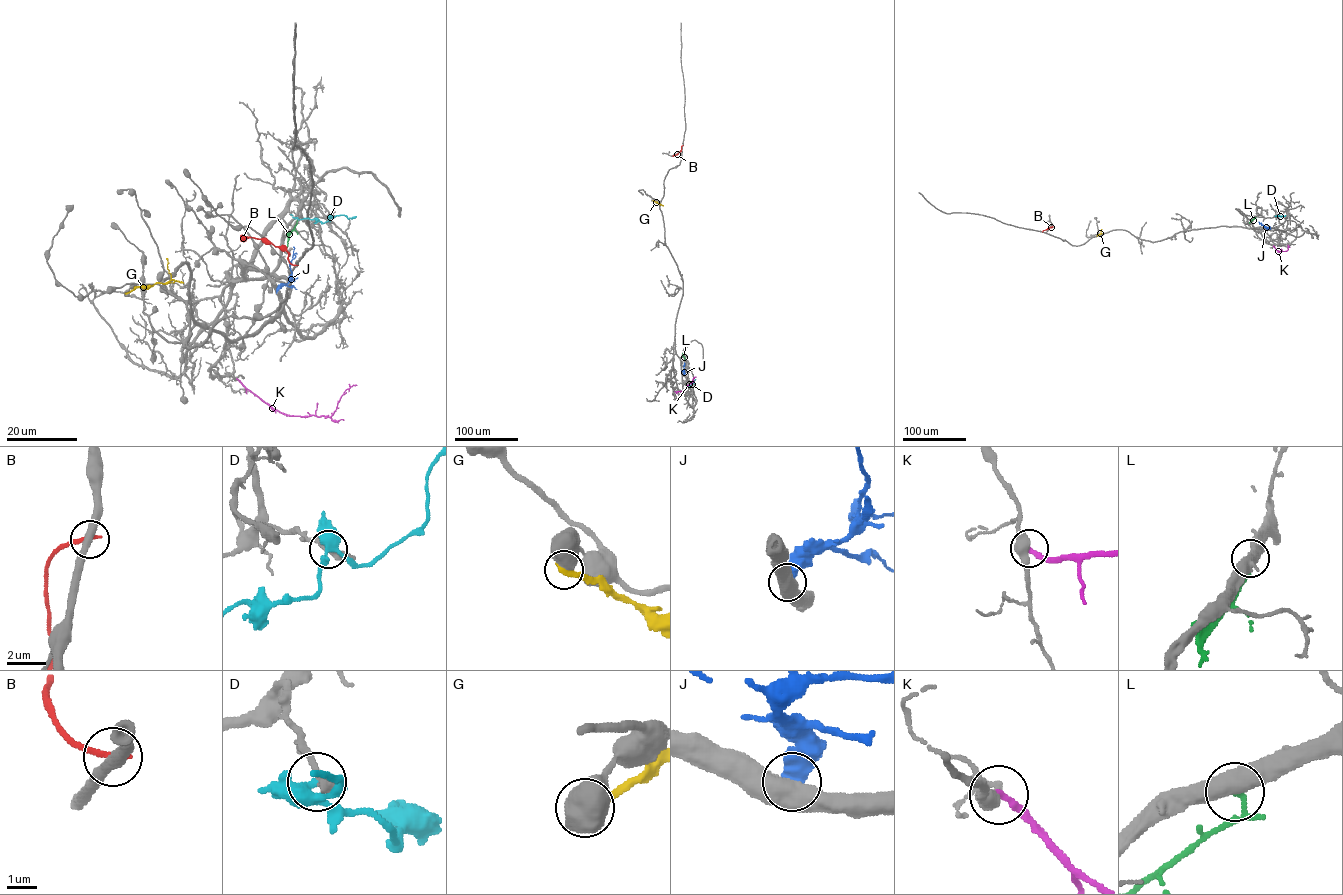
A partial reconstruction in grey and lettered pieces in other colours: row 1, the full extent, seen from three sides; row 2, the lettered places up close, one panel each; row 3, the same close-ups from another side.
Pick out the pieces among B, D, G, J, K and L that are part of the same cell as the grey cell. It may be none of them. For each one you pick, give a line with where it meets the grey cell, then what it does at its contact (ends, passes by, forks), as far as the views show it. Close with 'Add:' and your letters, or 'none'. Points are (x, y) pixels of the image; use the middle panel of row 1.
Add: none

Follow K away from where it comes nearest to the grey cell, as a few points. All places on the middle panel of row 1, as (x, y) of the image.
K: (674, 391), (683, 390), (696, 377)

